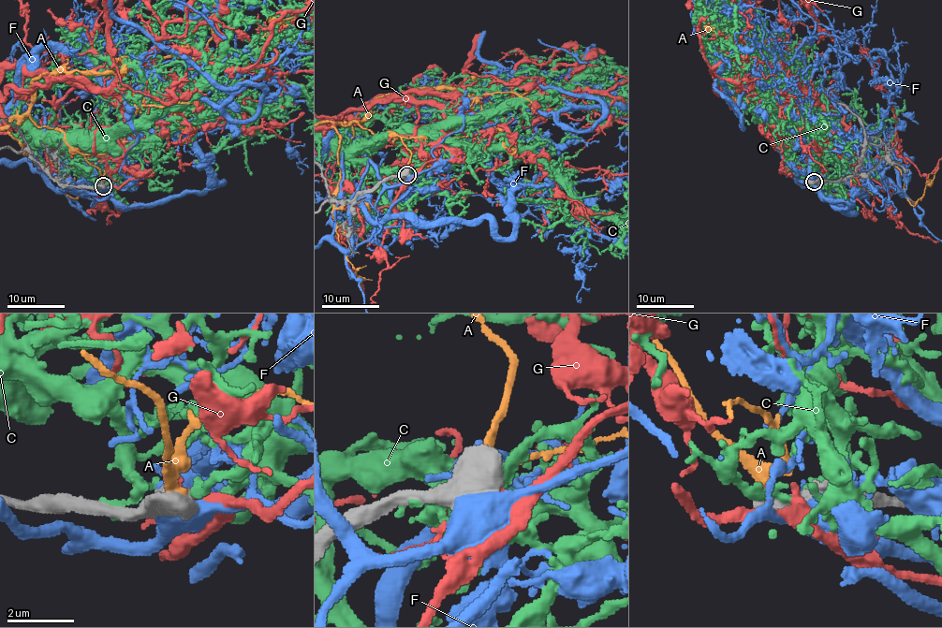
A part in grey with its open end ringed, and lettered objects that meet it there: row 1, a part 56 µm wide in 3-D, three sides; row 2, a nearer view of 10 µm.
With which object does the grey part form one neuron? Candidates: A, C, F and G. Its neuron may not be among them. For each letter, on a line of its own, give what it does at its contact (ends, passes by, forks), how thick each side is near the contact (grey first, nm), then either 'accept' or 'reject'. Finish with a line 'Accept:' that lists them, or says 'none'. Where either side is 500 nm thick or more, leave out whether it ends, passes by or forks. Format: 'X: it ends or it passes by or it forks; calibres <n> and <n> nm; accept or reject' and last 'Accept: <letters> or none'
A: calibres 750 and 240 nm; reject
C: calibres 800 and 260 nm; reject
F: calibres 600 and 650 nm; reject
G: calibres 500 and 280 nm; reject
Accept: none

